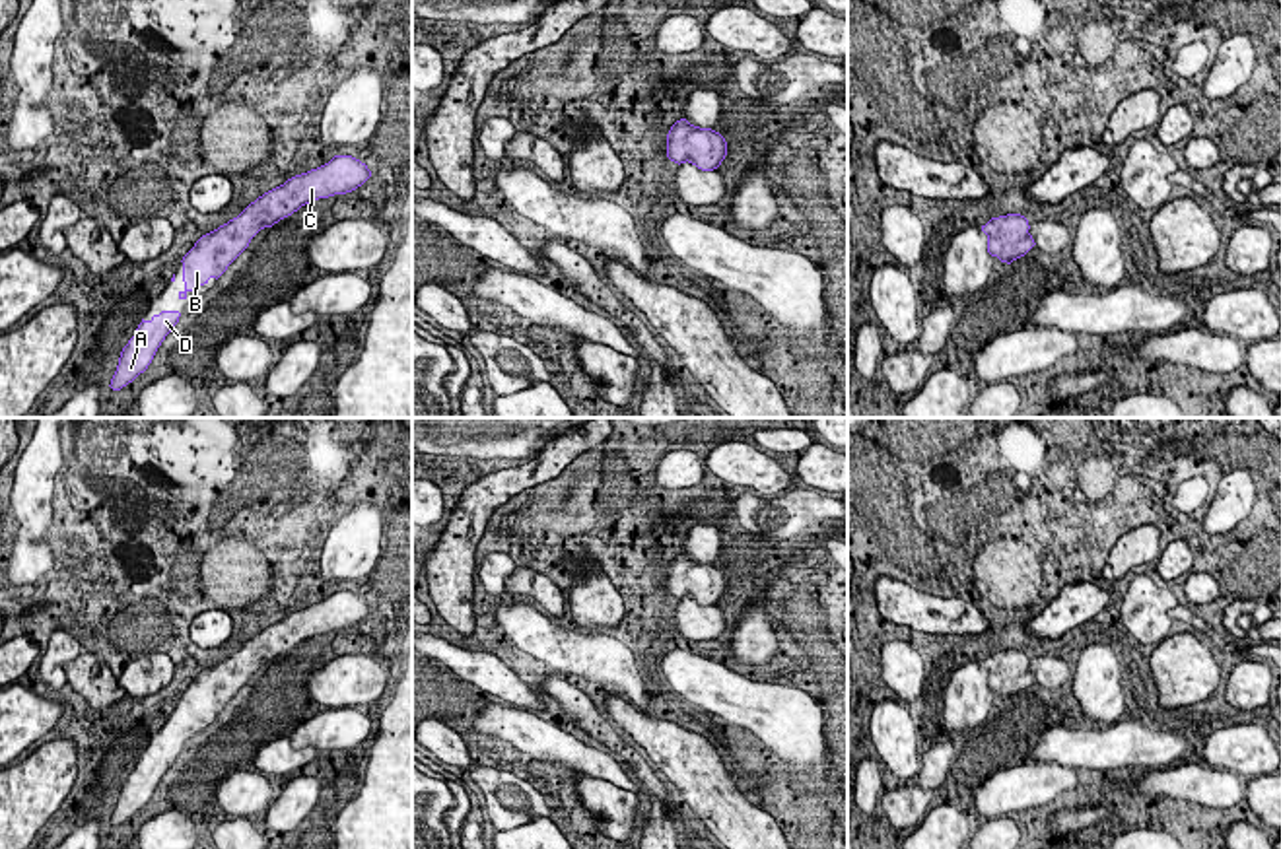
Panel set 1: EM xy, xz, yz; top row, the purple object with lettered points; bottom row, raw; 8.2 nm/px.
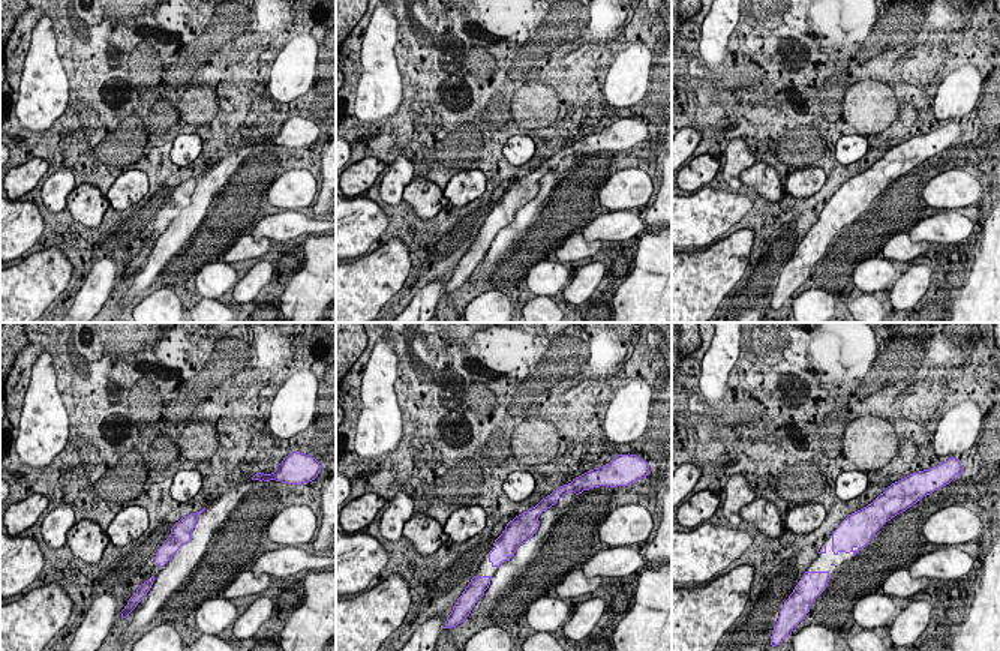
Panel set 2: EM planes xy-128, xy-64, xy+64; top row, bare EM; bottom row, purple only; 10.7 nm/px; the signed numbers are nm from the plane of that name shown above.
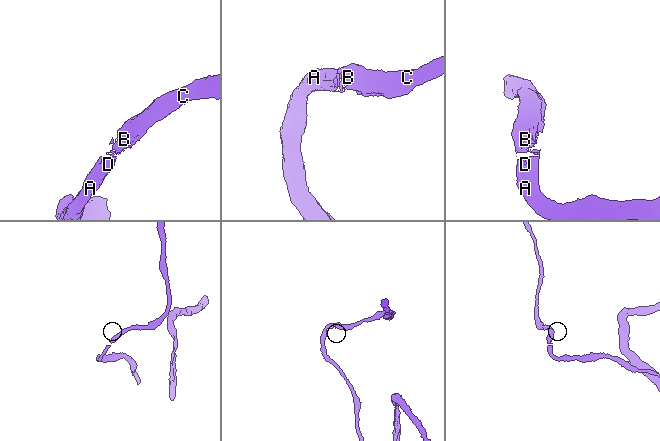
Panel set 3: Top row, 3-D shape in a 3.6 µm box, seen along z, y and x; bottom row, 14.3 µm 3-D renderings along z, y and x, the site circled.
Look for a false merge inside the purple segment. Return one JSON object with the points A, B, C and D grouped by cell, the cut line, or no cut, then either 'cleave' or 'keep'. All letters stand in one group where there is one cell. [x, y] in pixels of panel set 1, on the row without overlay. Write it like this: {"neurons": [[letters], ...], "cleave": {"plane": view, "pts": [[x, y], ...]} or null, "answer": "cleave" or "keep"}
{"neurons": [["A", "B", "C", "D"]], "cleave": null, "answer": "keep"}

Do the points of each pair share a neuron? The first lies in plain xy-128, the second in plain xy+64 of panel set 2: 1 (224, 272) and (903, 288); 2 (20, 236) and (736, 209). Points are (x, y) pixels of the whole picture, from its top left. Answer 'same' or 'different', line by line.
1: different
2: same

